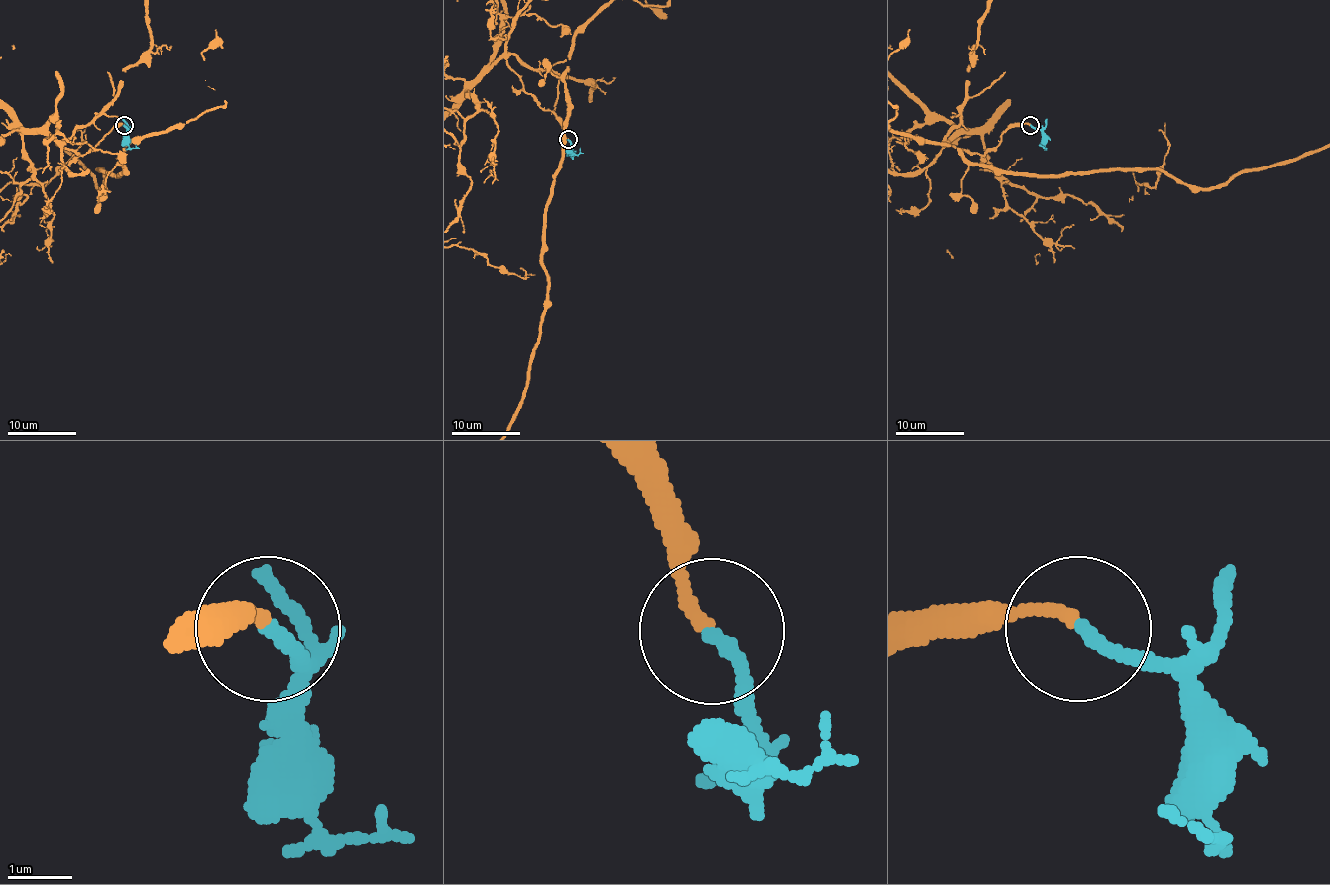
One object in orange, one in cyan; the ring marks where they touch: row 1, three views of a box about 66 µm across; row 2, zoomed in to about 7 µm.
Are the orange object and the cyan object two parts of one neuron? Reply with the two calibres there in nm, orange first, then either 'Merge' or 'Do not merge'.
Thickness 200 nm (orange) against 240 nm. Merge

